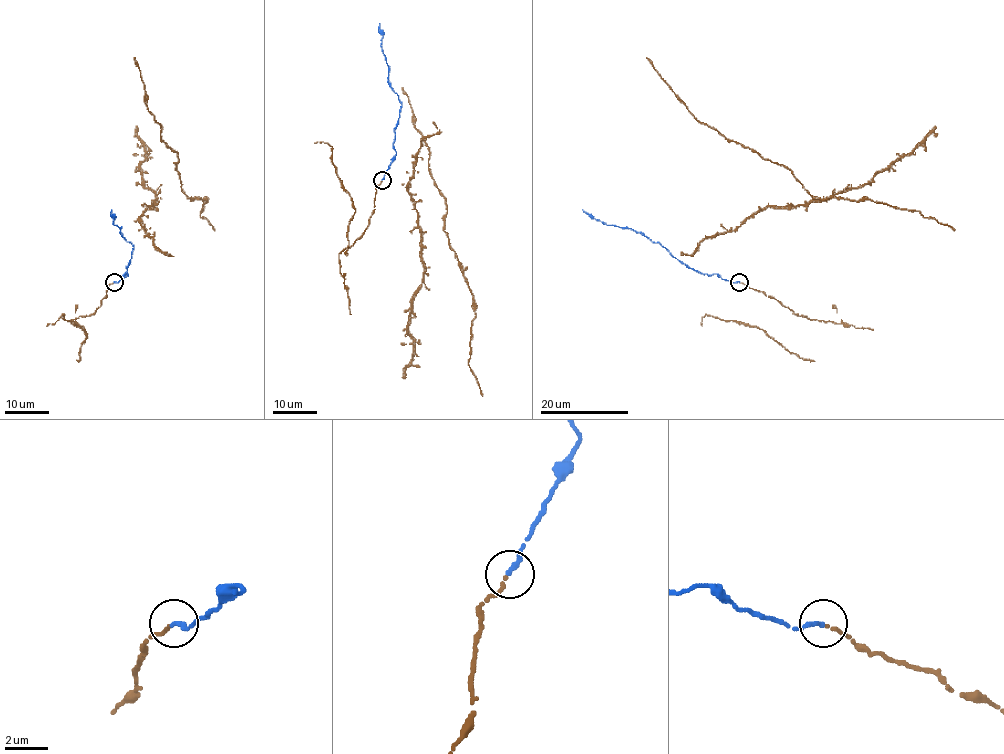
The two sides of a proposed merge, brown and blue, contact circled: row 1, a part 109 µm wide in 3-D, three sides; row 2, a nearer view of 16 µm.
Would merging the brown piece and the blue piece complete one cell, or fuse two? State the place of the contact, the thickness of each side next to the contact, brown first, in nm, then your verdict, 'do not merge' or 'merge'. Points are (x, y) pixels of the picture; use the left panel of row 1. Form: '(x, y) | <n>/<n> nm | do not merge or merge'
(114, 282) | 160/240 nm | merge

